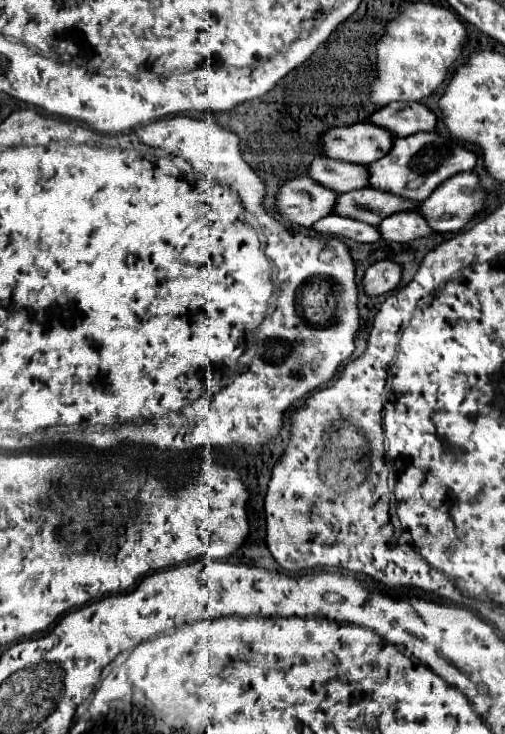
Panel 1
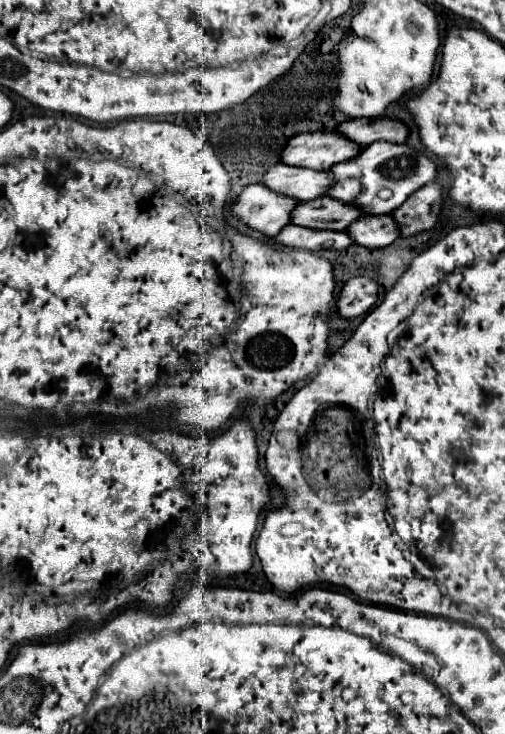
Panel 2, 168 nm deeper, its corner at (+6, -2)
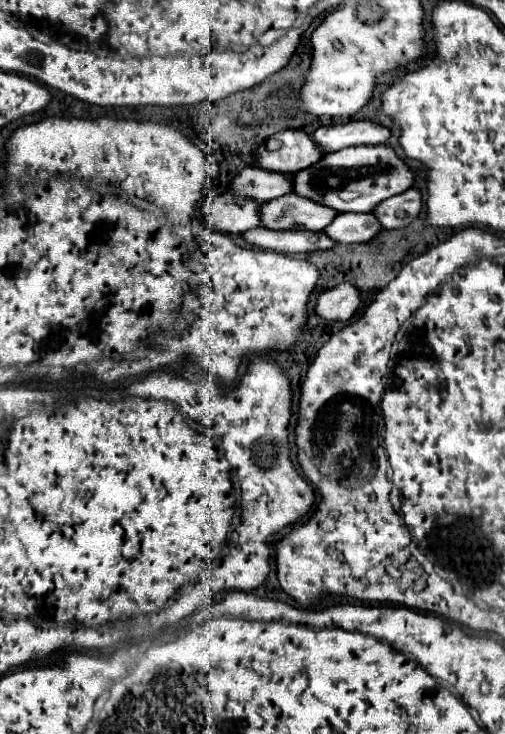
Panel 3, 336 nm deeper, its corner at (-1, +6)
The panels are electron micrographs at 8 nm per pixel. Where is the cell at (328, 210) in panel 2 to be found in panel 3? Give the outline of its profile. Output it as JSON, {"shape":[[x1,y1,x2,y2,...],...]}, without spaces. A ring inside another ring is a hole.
{"shape":[[296,193,282,195,262,205,262,223,272,229,308,229,322,231,338,215,336,209,322,203,312,203]]}

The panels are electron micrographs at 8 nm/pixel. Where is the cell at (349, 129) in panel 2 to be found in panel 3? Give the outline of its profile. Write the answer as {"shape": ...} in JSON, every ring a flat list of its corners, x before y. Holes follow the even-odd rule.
{"shape":[[358,119,350,123,340,123,340,125,326,125,320,127,312,139,320,145,324,153,340,151,346,147,356,147,356,145,380,145,388,141,392,131,380,123]]}

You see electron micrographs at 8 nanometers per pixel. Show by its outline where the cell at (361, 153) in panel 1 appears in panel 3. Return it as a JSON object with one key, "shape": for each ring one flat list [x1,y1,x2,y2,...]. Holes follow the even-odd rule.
{"shape":[[288,129,276,133,274,139,282,143,280,149,260,149,256,155,258,167,290,175,318,163,324,157,316,141,312,141,312,137,302,129]]}

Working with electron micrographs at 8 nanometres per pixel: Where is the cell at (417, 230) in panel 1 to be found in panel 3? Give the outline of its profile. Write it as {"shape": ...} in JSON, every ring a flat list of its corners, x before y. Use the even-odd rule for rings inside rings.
{"shape":[[338,213,328,225,328,235,338,243,366,243,382,233,382,225,374,213]]}

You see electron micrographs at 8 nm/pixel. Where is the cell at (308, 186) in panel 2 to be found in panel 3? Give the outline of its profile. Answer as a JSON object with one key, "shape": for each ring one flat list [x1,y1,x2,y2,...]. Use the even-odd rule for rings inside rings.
{"shape":[[246,167,234,177,230,191,266,203,294,191,294,177,270,169]]}

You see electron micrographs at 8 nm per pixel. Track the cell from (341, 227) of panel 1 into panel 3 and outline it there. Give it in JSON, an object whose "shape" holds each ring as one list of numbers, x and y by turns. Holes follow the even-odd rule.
{"shape":[[258,227,244,233,244,239,262,249,272,249,278,253,306,253,316,249,332,249,336,245,324,231,286,231,286,229,266,229]]}

